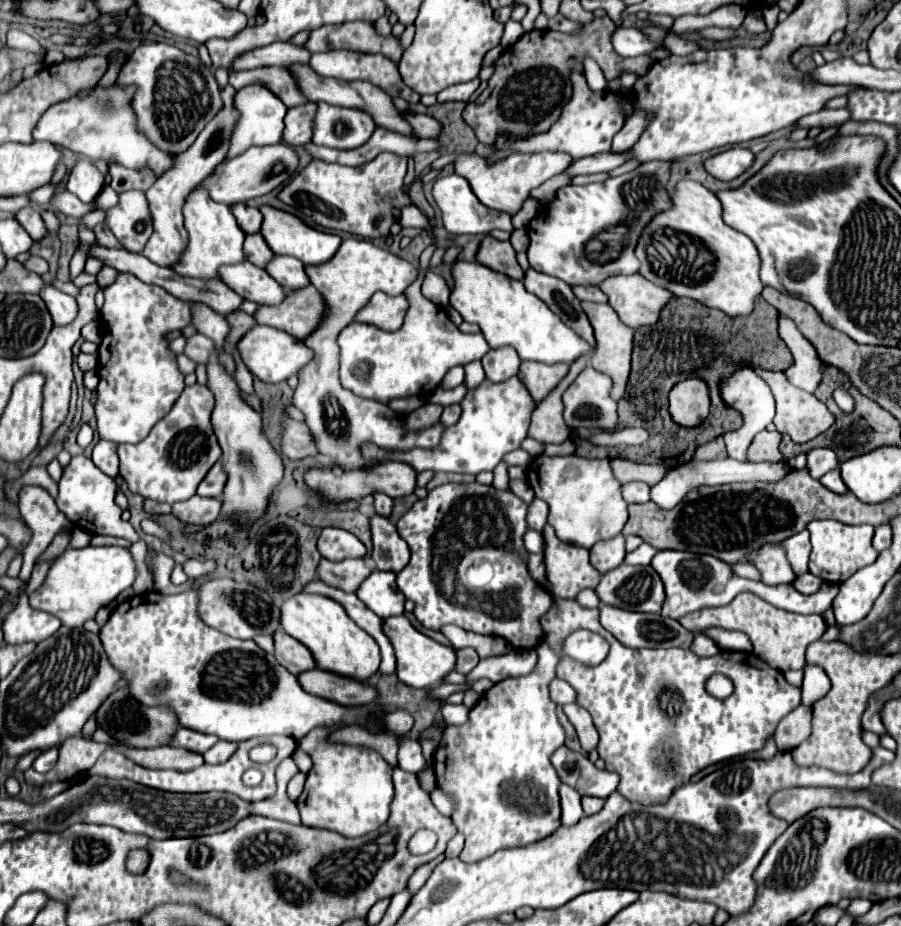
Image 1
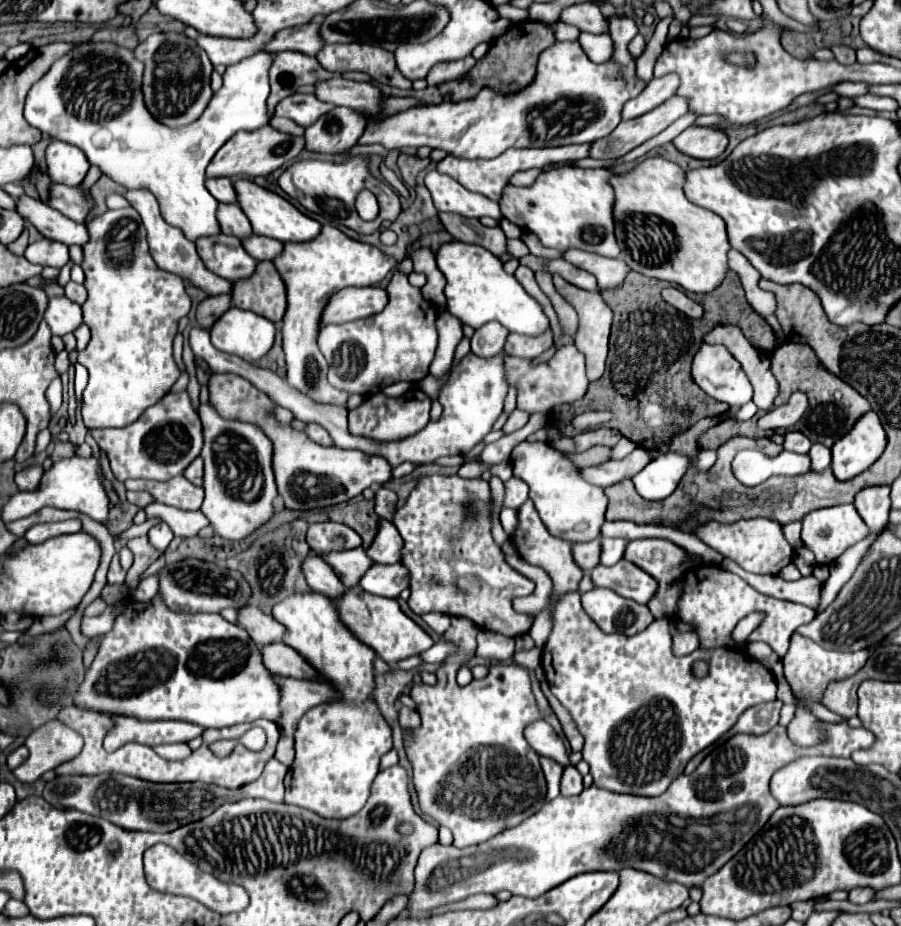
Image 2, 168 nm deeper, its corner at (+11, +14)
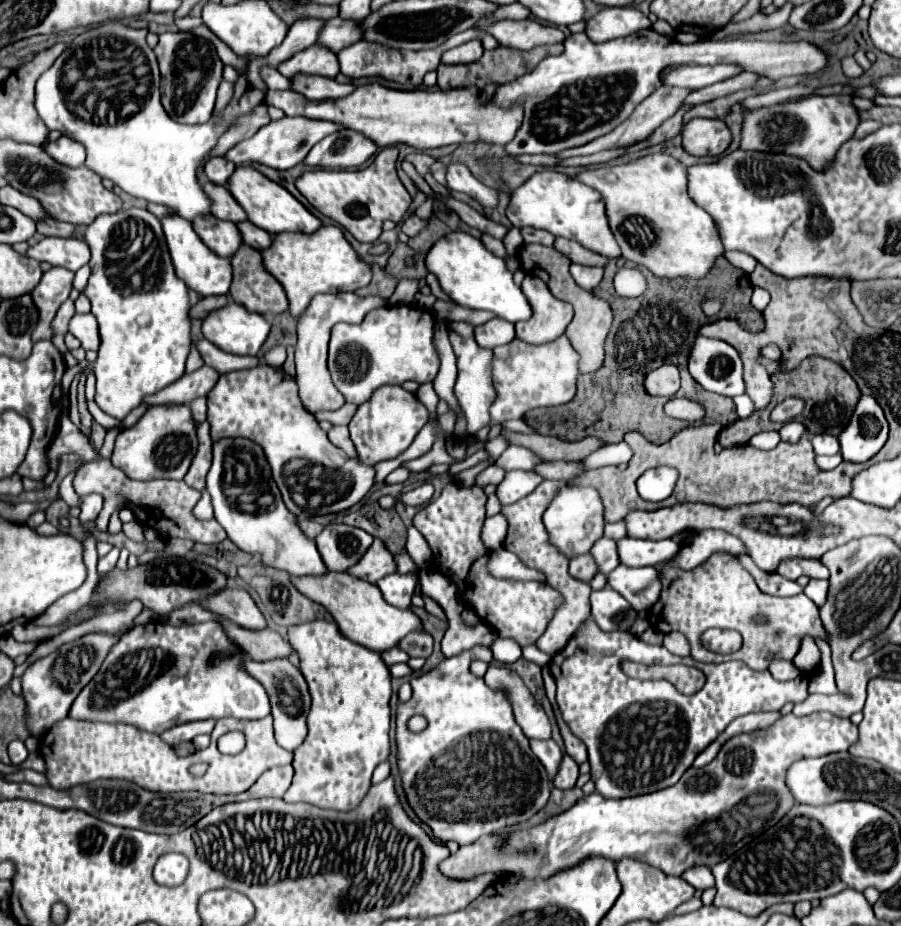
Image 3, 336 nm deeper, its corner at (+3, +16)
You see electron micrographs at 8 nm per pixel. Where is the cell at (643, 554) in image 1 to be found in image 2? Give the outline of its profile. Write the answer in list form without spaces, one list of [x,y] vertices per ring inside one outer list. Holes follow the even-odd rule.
[[[602,538],[602,554],[600,554],[600,564],[604,566],[614,566],[622,556],[628,540],[622,538]]]

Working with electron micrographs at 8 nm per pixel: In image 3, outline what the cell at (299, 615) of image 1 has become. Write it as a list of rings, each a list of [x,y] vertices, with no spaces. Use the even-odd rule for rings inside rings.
[[[314,620],[314,622],[304,622],[304,624],[296,624],[292,628],[288,628],[288,640],[292,644],[292,648],[298,652],[300,656],[300,670],[308,682],[308,688],[310,688],[310,694],[312,694],[312,708],[310,708],[310,714],[308,714],[308,736],[306,740],[302,742],[302,746],[294,752],[294,780],[292,780],[292,786],[290,790],[286,792],[284,800],[286,802],[308,802],[308,804],[314,804],[318,808],[328,808],[328,810],[340,810],[340,812],[350,812],[354,808],[358,808],[358,804],[364,800],[364,796],[368,794],[370,786],[372,786],[372,772],[374,768],[386,760],[390,756],[390,672],[388,672],[388,666],[384,664],[382,656],[374,650],[368,650],[356,642],[350,642],[346,636],[342,636],[342,632],[338,630],[336,622],[328,622],[328,620]]]

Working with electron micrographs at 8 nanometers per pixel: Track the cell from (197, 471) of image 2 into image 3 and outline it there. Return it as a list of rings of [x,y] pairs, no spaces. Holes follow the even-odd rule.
[[[202,422],[198,424],[198,452],[194,456],[194,464],[190,466],[190,472],[184,476],[184,482],[196,490],[206,488],[206,474],[210,470],[212,462],[212,438],[210,438],[210,424]]]

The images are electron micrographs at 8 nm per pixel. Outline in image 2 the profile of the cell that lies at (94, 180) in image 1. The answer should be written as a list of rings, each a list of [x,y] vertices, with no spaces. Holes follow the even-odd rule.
[[[52,140],[48,144],[46,164],[48,164],[46,172],[52,178],[52,182],[68,186],[78,186],[78,182],[84,180],[90,168],[84,152],[62,140]]]

